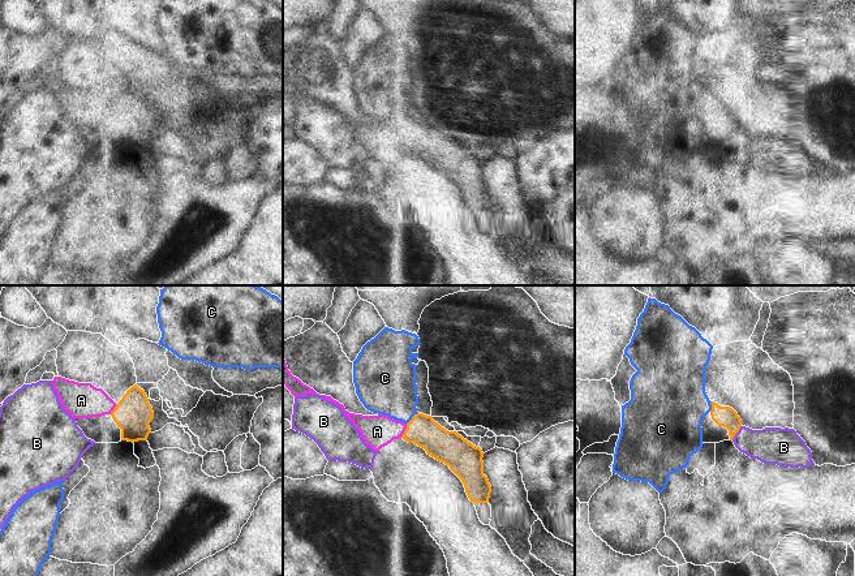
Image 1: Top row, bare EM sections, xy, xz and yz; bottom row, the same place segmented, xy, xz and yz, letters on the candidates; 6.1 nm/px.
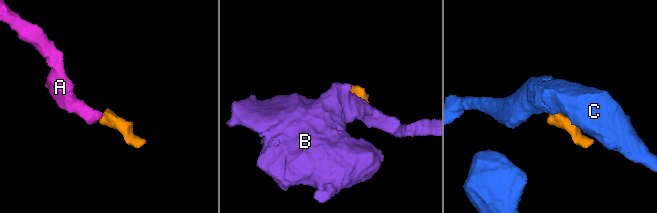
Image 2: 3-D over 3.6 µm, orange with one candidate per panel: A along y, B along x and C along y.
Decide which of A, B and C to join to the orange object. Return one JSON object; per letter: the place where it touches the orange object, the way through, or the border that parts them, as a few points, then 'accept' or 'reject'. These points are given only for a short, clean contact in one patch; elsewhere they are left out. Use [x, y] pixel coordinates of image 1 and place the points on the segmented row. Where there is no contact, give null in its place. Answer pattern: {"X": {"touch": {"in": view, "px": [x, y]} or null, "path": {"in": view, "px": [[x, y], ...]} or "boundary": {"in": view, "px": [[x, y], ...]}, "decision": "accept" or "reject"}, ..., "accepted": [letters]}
{"A": {"touch": {"in": "xz", "px": [405, 430]}, "path": {"in": "xz", "px": [[442, 445], [424, 432], [405, 430], [377, 432]]}, "decision": "accept"}, "B": {"touch": {"in": "yz", "px": [737, 432]}, "boundary": {"in": "yz", "px": [[740, 425], [731, 439]]}, "decision": "reject"}, "C": {"touch": {"in": "xz", "px": [412, 418]}, "boundary": {"in": "xz", "px": [[417, 412], [407, 424]]}, "decision": "reject"}, "accepted": ["A"]}

